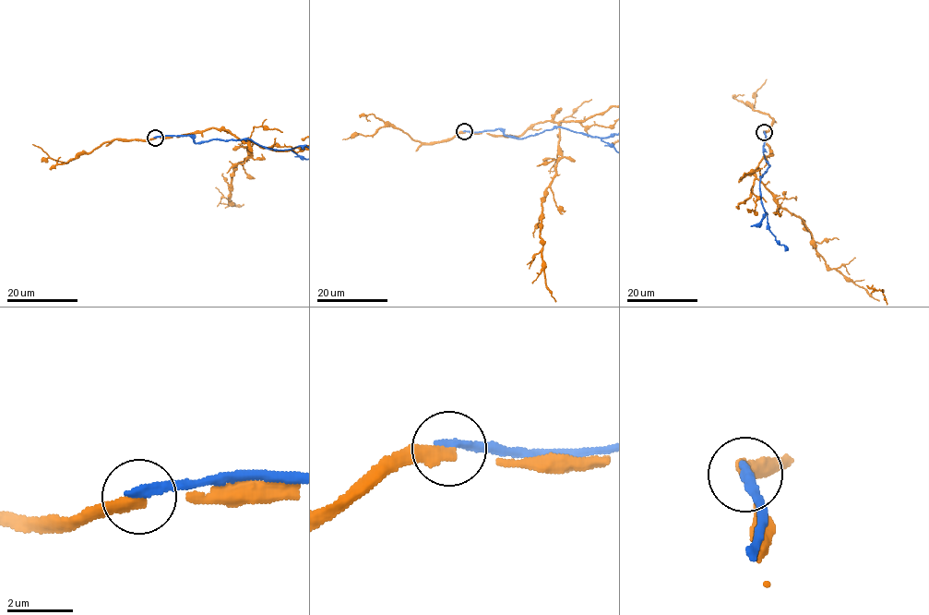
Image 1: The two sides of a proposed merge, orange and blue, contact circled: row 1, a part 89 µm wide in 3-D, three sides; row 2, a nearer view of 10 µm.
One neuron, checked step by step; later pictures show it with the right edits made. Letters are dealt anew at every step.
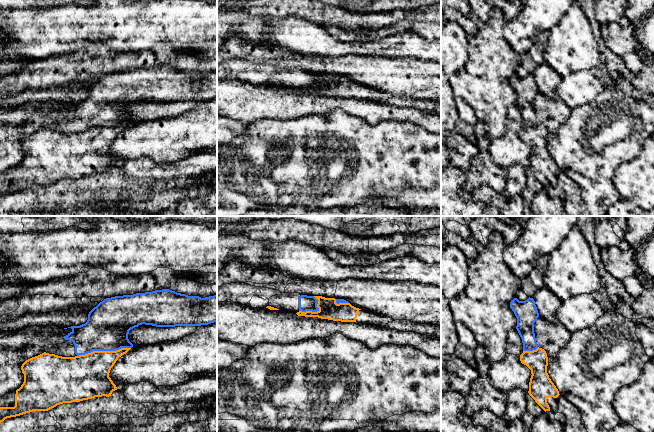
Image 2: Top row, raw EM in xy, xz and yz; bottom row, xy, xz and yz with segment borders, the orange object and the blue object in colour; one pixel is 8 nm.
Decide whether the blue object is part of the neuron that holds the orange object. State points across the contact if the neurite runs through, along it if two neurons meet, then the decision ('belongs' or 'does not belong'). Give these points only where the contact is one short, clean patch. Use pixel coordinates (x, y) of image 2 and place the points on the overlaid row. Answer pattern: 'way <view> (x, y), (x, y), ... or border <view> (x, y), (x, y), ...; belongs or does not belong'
border xy (130, 347), (121, 347), (115, 350), (93, 350), (77, 356); does not belong

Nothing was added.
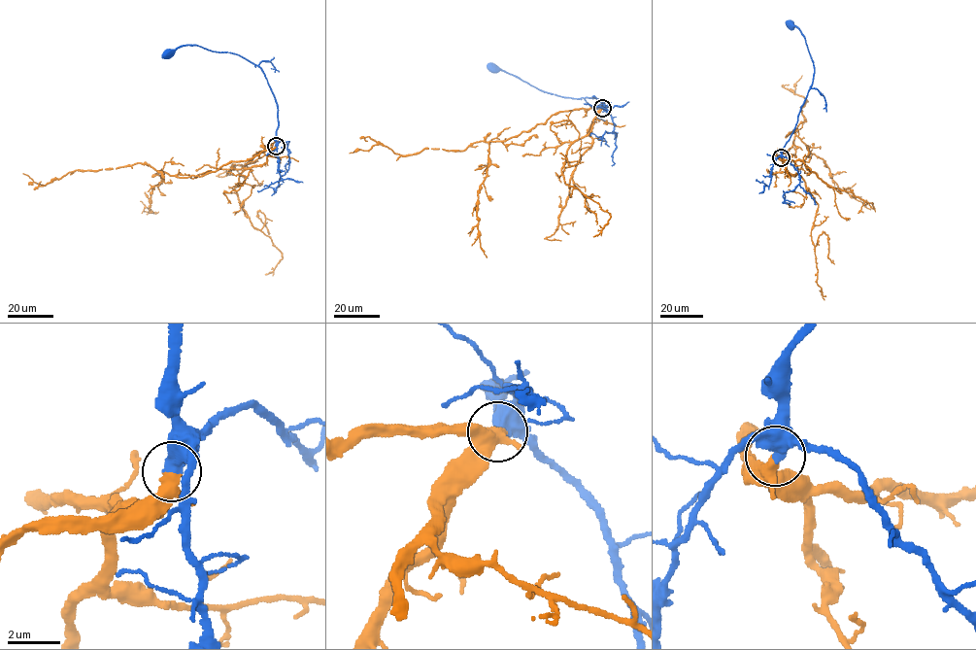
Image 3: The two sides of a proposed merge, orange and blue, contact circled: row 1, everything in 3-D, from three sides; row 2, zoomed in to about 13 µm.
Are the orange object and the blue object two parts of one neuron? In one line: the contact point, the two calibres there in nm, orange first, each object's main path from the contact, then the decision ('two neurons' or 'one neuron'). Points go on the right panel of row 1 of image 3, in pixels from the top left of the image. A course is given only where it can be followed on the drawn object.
(781, 157) | 320/460 nm | orange via (781, 157), (776, 149), (785, 153), (798, 124), (805, 121), (801, 107), (806, 98), (791, 91), (802, 75) | blue via (781, 157), (782, 149), (794, 127), (814, 72), (806, 41), (799, 29), (793, 23), (790, 25) | one neuron

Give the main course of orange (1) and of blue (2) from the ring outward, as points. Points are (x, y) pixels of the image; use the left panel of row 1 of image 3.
1: (276, 146), (201, 176), (170, 176), (142, 163), (74, 170), (44, 185), (23, 173)
2: (276, 146), (278, 106), (259, 67), (233, 53), (214, 51), (200, 46), (185, 45), (169, 51), (167, 54)

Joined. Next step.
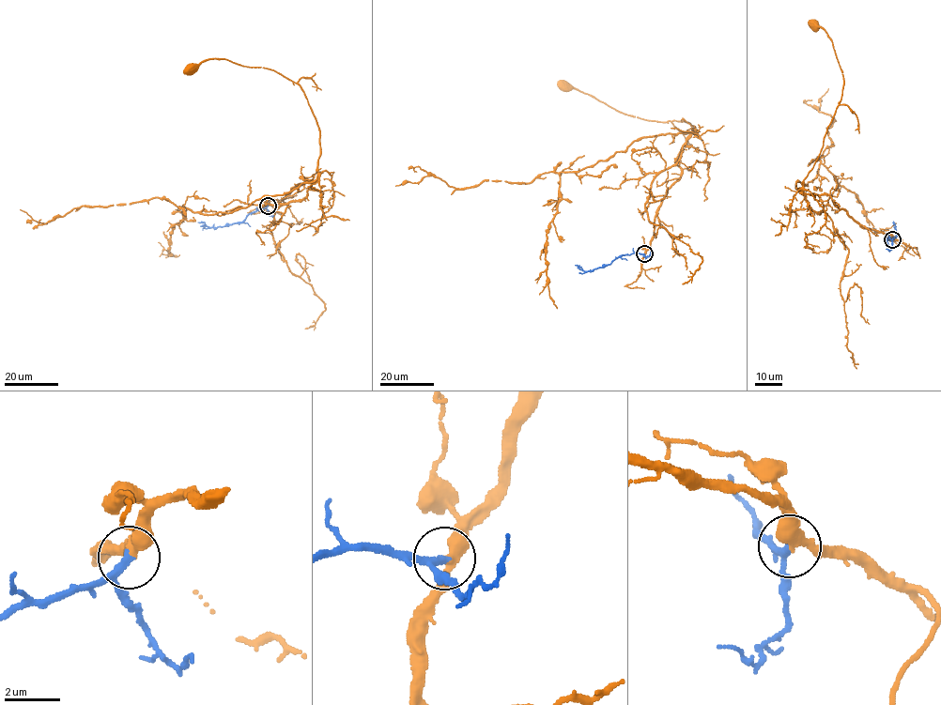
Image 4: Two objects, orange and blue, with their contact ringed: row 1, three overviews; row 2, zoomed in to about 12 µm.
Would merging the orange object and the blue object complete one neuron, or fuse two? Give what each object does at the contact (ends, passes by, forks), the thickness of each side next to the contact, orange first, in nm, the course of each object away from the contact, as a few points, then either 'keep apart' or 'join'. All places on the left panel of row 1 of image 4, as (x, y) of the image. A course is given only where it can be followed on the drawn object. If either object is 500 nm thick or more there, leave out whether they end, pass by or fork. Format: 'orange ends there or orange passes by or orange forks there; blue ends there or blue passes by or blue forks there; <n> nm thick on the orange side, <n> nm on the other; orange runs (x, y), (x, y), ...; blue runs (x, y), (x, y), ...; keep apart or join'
orange passes by; blue passes by; 380 nm thick on the orange side, 200 nm on the other; orange runs (268, 206), (302, 176), (317, 176), (319, 131), (302, 89), (229, 60), (190, 69); blue runs (268, 206), (233, 224), (208, 227), (204, 222), (198, 222); join

